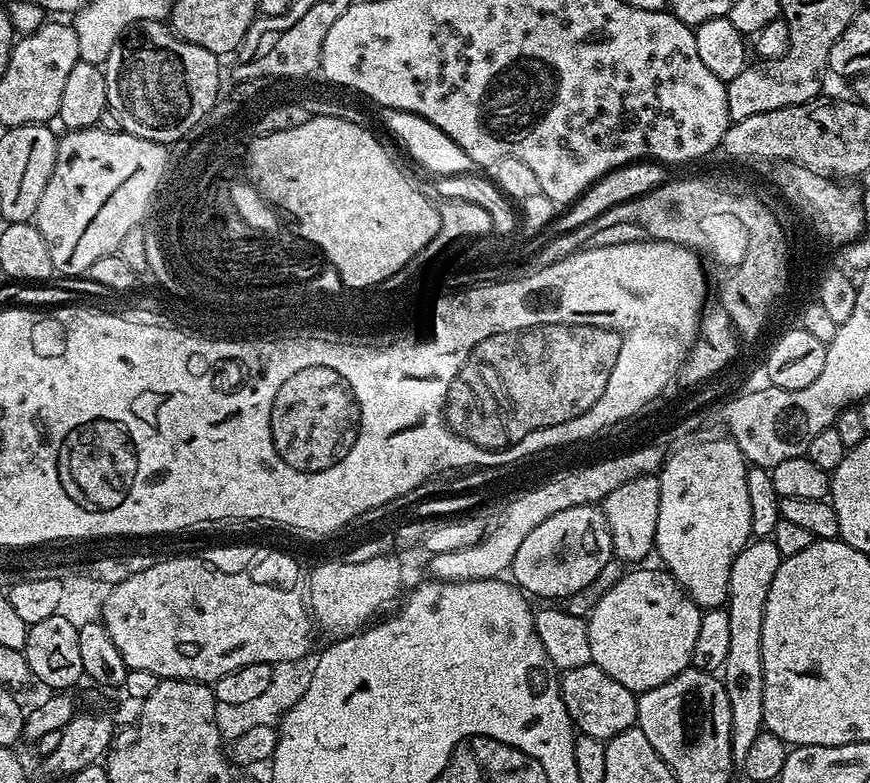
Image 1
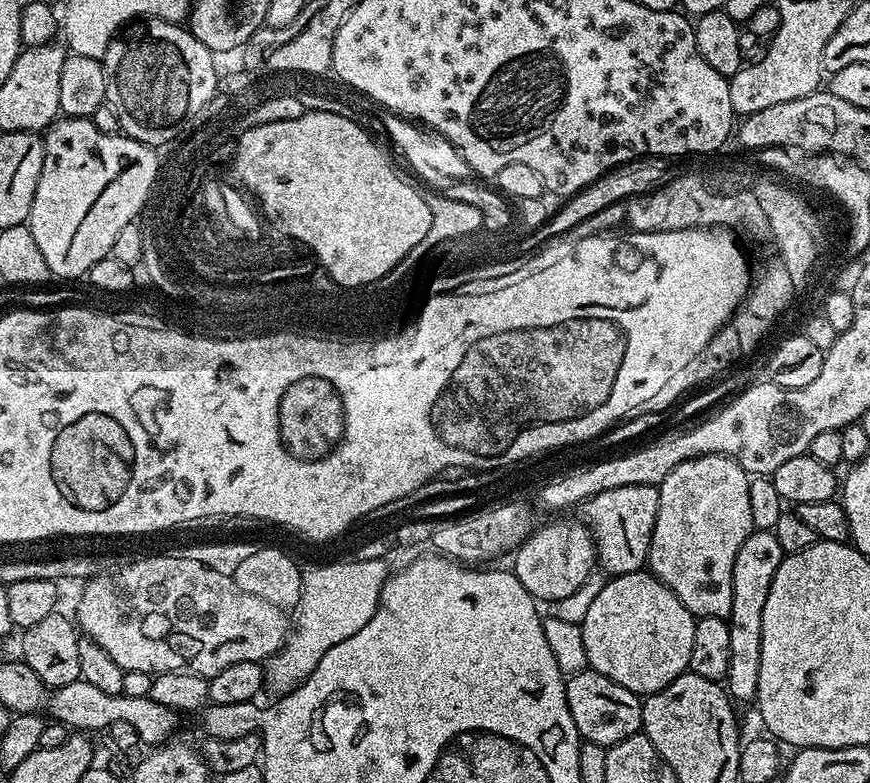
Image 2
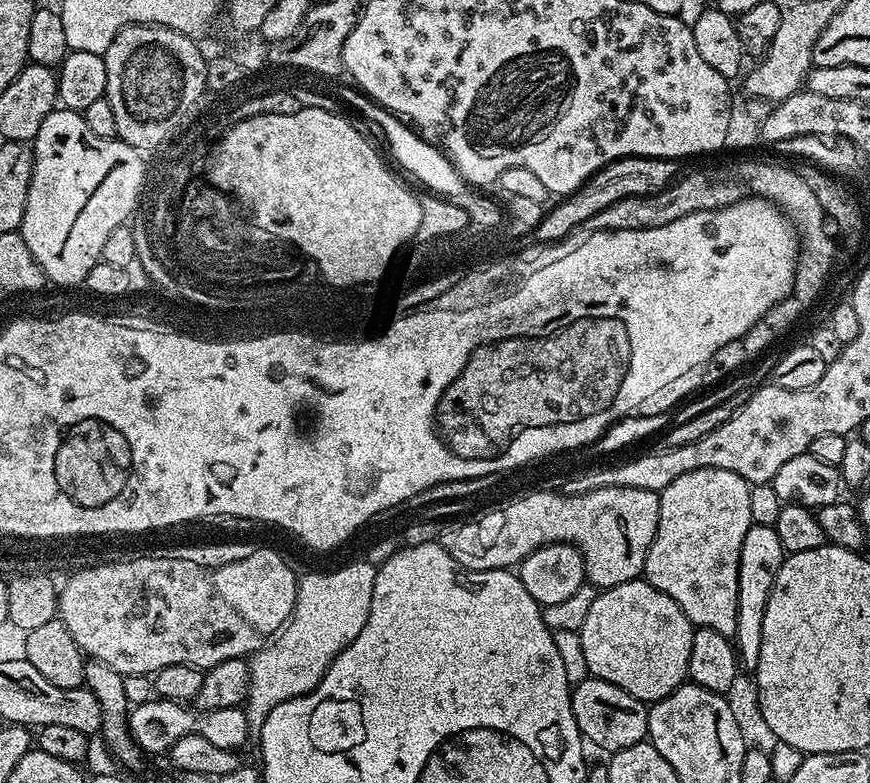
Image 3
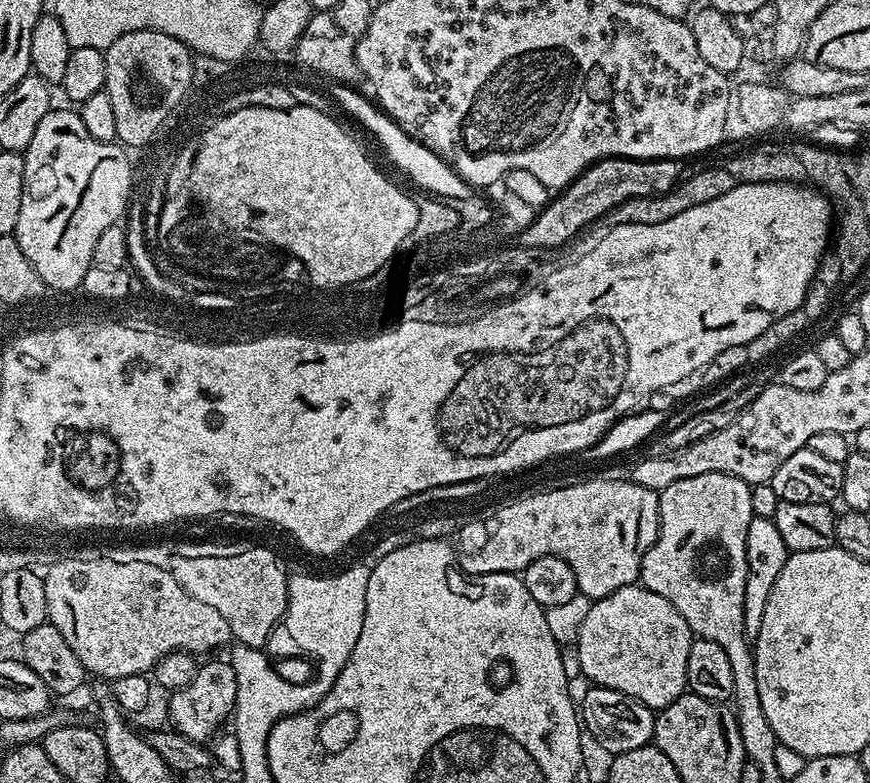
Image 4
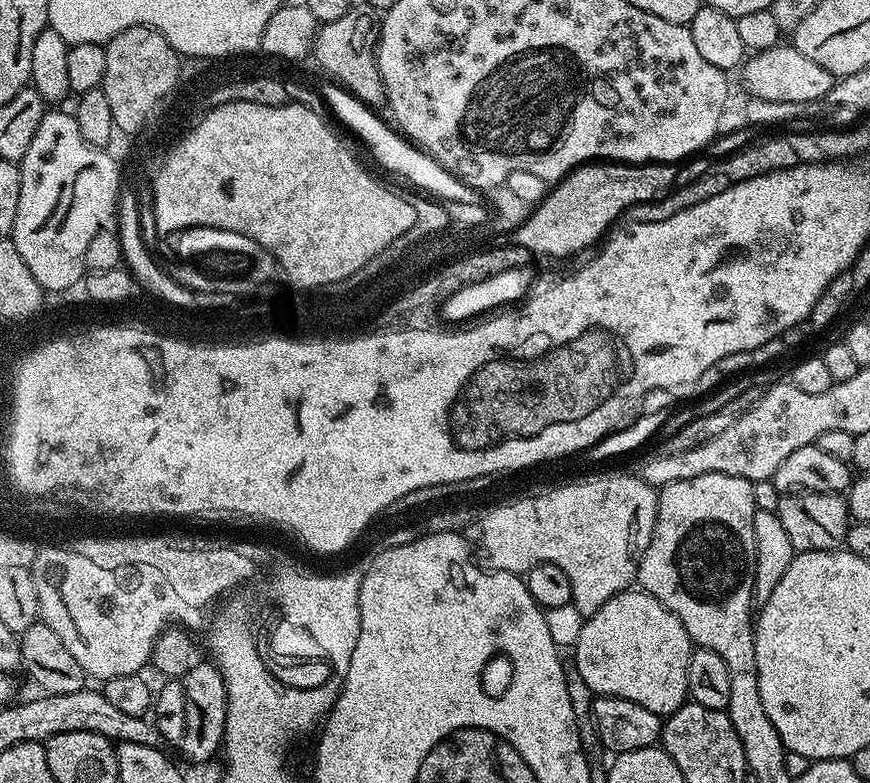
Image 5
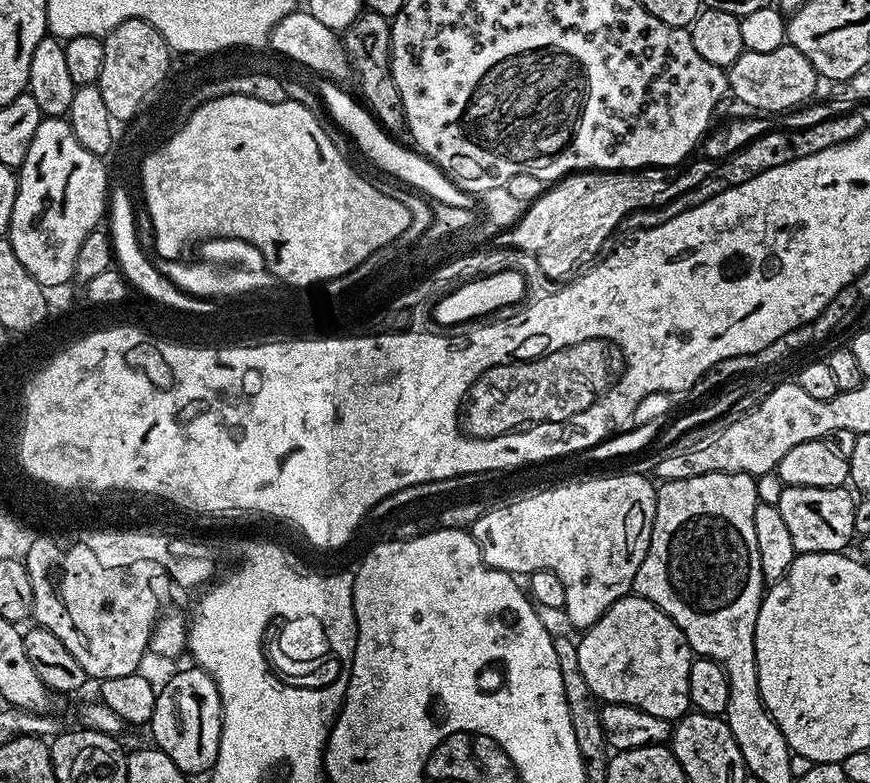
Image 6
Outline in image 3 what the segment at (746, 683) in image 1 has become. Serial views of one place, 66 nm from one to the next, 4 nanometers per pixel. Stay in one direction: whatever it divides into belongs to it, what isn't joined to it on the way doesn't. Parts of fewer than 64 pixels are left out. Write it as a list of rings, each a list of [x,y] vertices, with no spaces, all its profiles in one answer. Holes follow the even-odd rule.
[[[753,523],[742,538],[742,554],[738,562],[738,626],[734,647],[741,665],[748,670],[758,666],[758,654],[762,654],[762,618],[766,618],[766,602],[770,602],[770,590],[778,570],[784,564],[785,550],[773,525]]]

